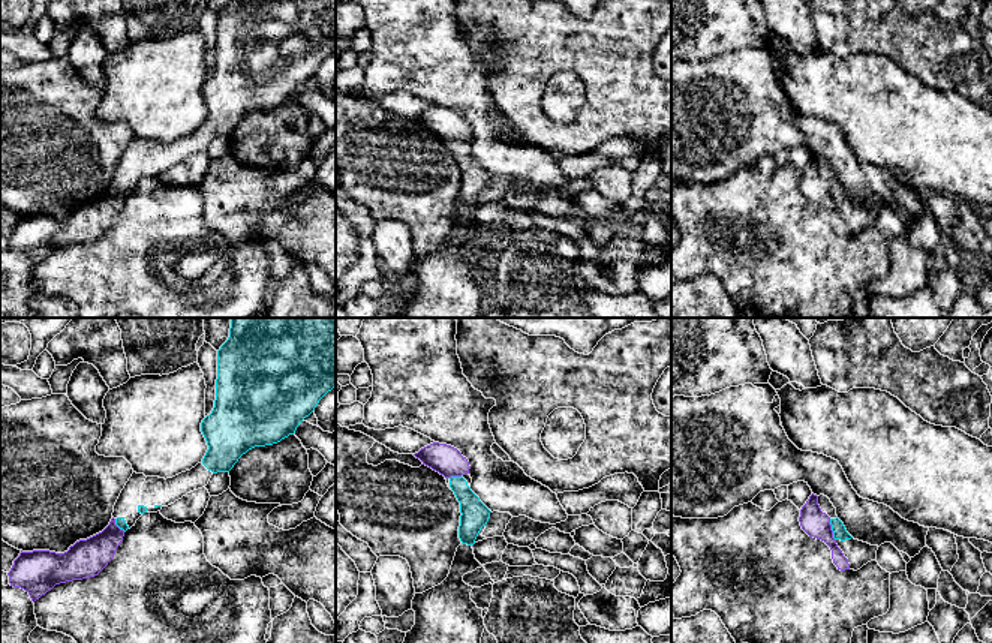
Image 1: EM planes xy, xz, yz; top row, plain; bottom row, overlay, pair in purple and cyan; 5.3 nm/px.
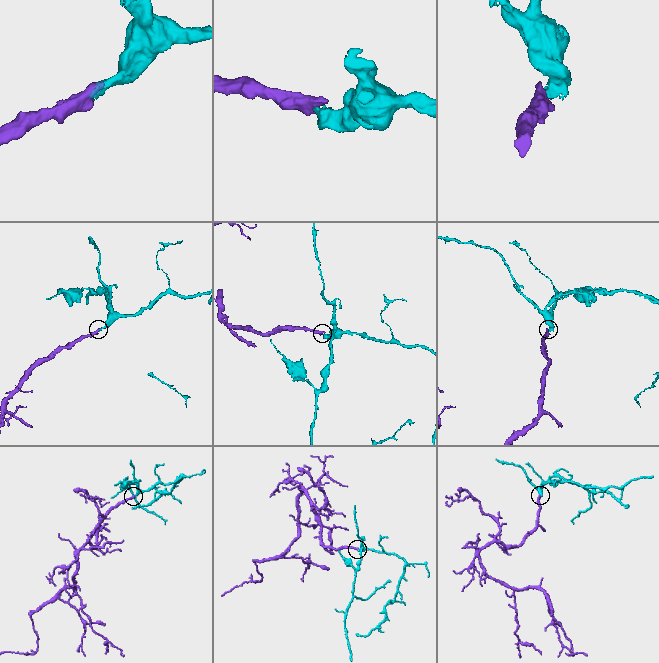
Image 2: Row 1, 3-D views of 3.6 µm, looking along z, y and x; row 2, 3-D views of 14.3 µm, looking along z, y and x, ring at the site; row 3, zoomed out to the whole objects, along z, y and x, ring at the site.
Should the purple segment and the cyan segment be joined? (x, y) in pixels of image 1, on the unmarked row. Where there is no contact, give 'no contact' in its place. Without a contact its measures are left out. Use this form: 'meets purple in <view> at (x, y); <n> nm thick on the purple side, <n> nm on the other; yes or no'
meets purple in yz at (830, 194); 150 nm thick on the purple side, 80 nm on the other; yes

